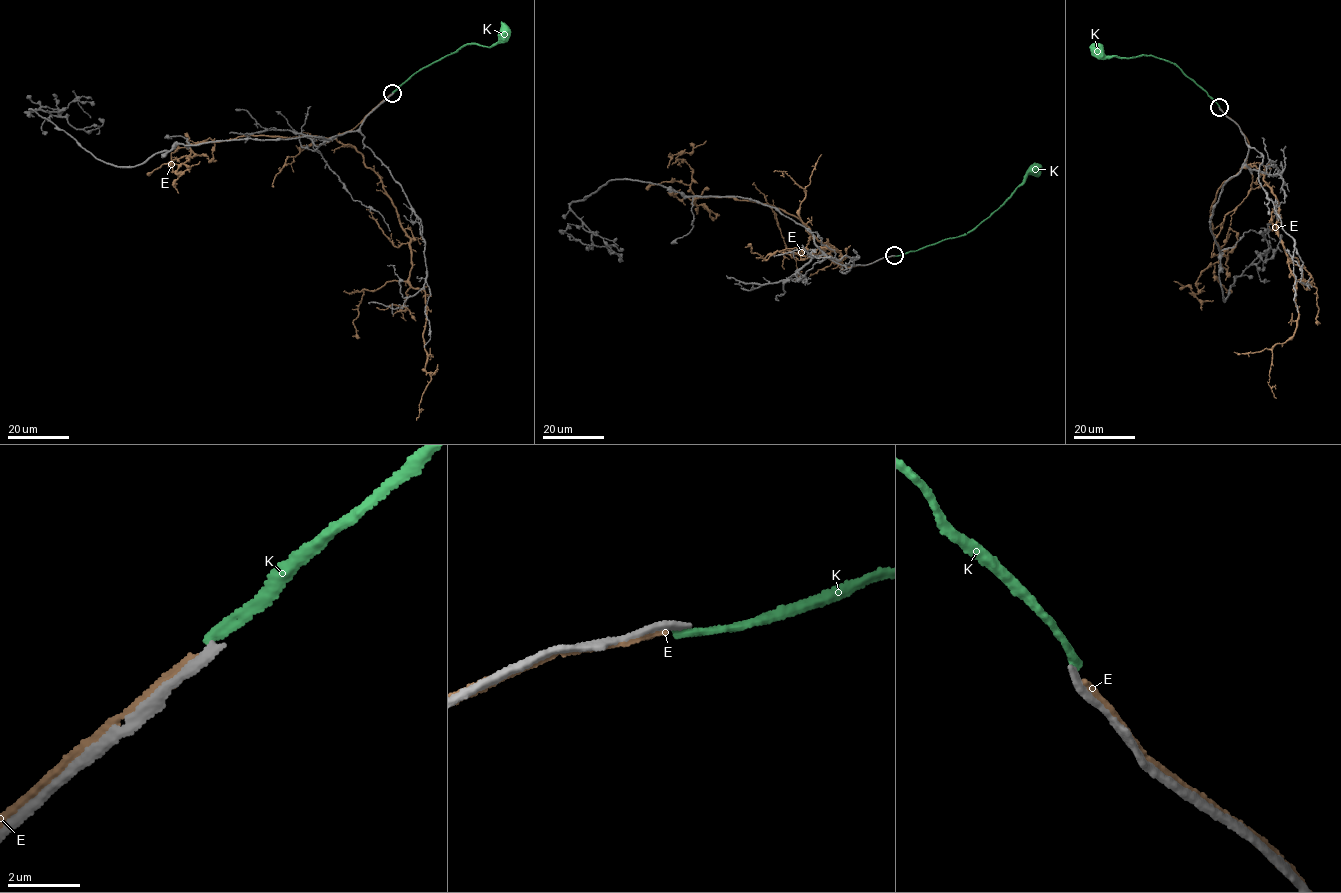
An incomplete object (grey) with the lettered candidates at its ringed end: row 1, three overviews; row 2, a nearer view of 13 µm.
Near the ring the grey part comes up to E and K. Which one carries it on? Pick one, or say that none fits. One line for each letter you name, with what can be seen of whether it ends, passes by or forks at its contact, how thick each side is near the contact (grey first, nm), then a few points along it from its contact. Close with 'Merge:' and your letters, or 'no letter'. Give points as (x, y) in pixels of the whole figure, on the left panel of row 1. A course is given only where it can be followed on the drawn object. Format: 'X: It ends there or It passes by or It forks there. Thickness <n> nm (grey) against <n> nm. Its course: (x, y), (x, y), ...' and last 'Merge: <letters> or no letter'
Merge: no letter

